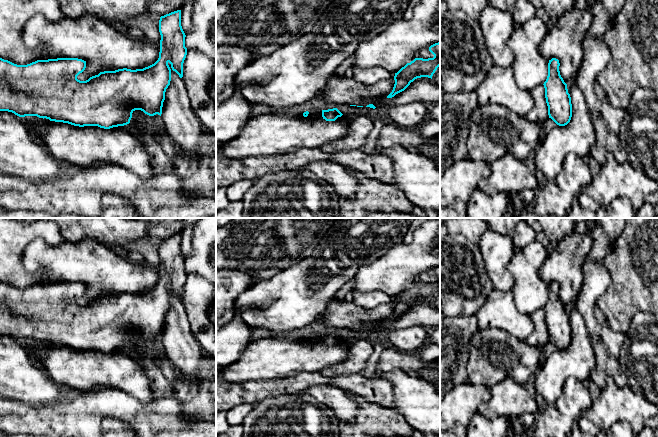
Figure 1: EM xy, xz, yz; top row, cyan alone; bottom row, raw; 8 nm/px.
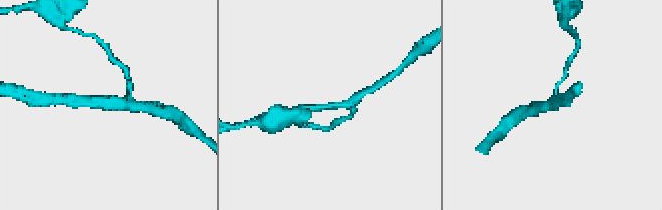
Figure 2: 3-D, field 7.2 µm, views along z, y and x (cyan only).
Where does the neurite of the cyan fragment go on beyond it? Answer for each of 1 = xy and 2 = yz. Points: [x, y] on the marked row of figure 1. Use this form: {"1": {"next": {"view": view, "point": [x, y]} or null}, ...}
{"1": {"next": null}, "2": {"next": null}}

